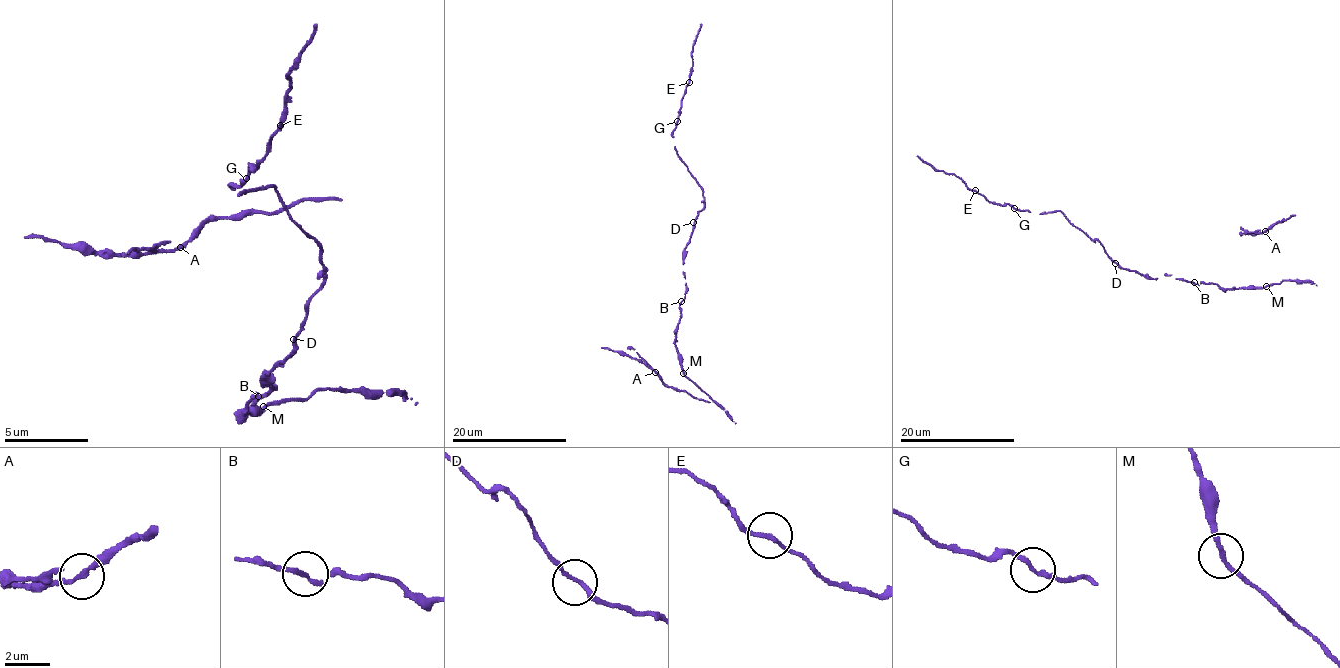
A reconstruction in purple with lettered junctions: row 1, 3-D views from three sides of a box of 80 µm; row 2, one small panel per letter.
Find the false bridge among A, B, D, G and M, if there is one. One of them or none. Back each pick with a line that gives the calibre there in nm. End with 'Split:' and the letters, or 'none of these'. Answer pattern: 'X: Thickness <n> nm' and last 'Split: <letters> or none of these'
Split: none of these

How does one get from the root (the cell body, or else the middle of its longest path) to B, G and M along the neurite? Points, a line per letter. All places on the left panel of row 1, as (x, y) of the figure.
B: (289, 355), (263, 381), (263, 385), (263, 376), (268, 372), (272, 385), (268, 393), (259, 397)
G: (289, 355), (305, 305), (322, 284), (322, 251), (289, 217), (276, 188), (238, 196), (230, 184), (247, 180)
M: (289, 355), (263, 385), (263, 376), (268, 372), (272, 385), (268, 393), (251, 397), (238, 414), (263, 406)

